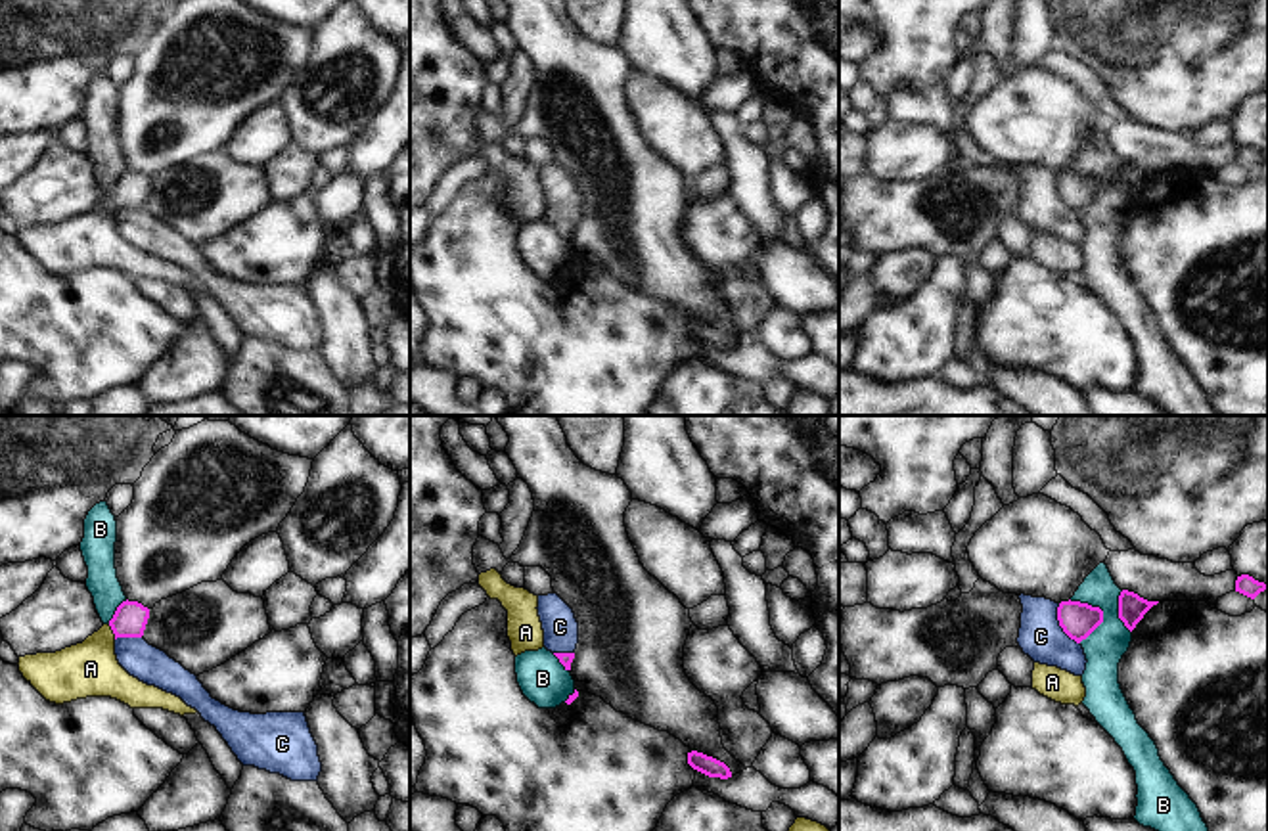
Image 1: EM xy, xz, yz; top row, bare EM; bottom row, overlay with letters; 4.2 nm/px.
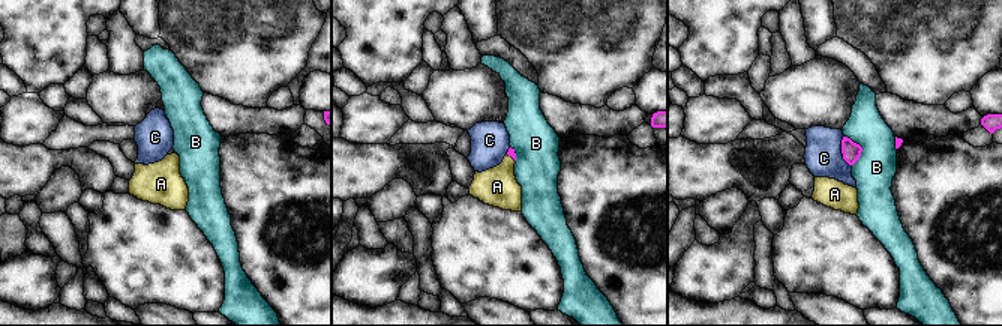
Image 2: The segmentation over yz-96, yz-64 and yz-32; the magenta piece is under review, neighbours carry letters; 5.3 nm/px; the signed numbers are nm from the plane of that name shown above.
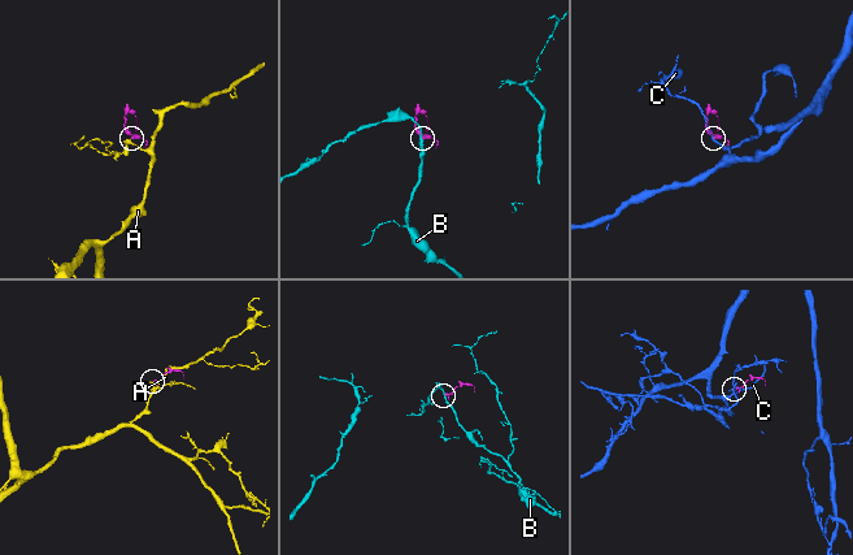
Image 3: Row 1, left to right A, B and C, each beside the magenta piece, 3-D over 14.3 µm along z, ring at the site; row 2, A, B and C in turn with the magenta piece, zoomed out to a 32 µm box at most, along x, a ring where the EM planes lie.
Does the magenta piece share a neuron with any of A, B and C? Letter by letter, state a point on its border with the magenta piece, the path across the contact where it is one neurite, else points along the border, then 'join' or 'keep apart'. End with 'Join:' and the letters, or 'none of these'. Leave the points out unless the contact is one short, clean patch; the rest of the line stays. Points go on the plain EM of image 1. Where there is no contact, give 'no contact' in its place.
A: meets magenta in xy at (113, 203); runs through xy (131, 188), (113, 203), (100, 217), (90, 240); join
B: meets magenta in yz at (1102, 182); border along yz (1069, 171), (1096, 177), (1102, 182), (1102, 192), (1079, 213); keep apart
C: meets magenta in yz at (1060, 196); border along yz (1058, 175), (1058, 196), (1079, 215); keep apart
Join: A

